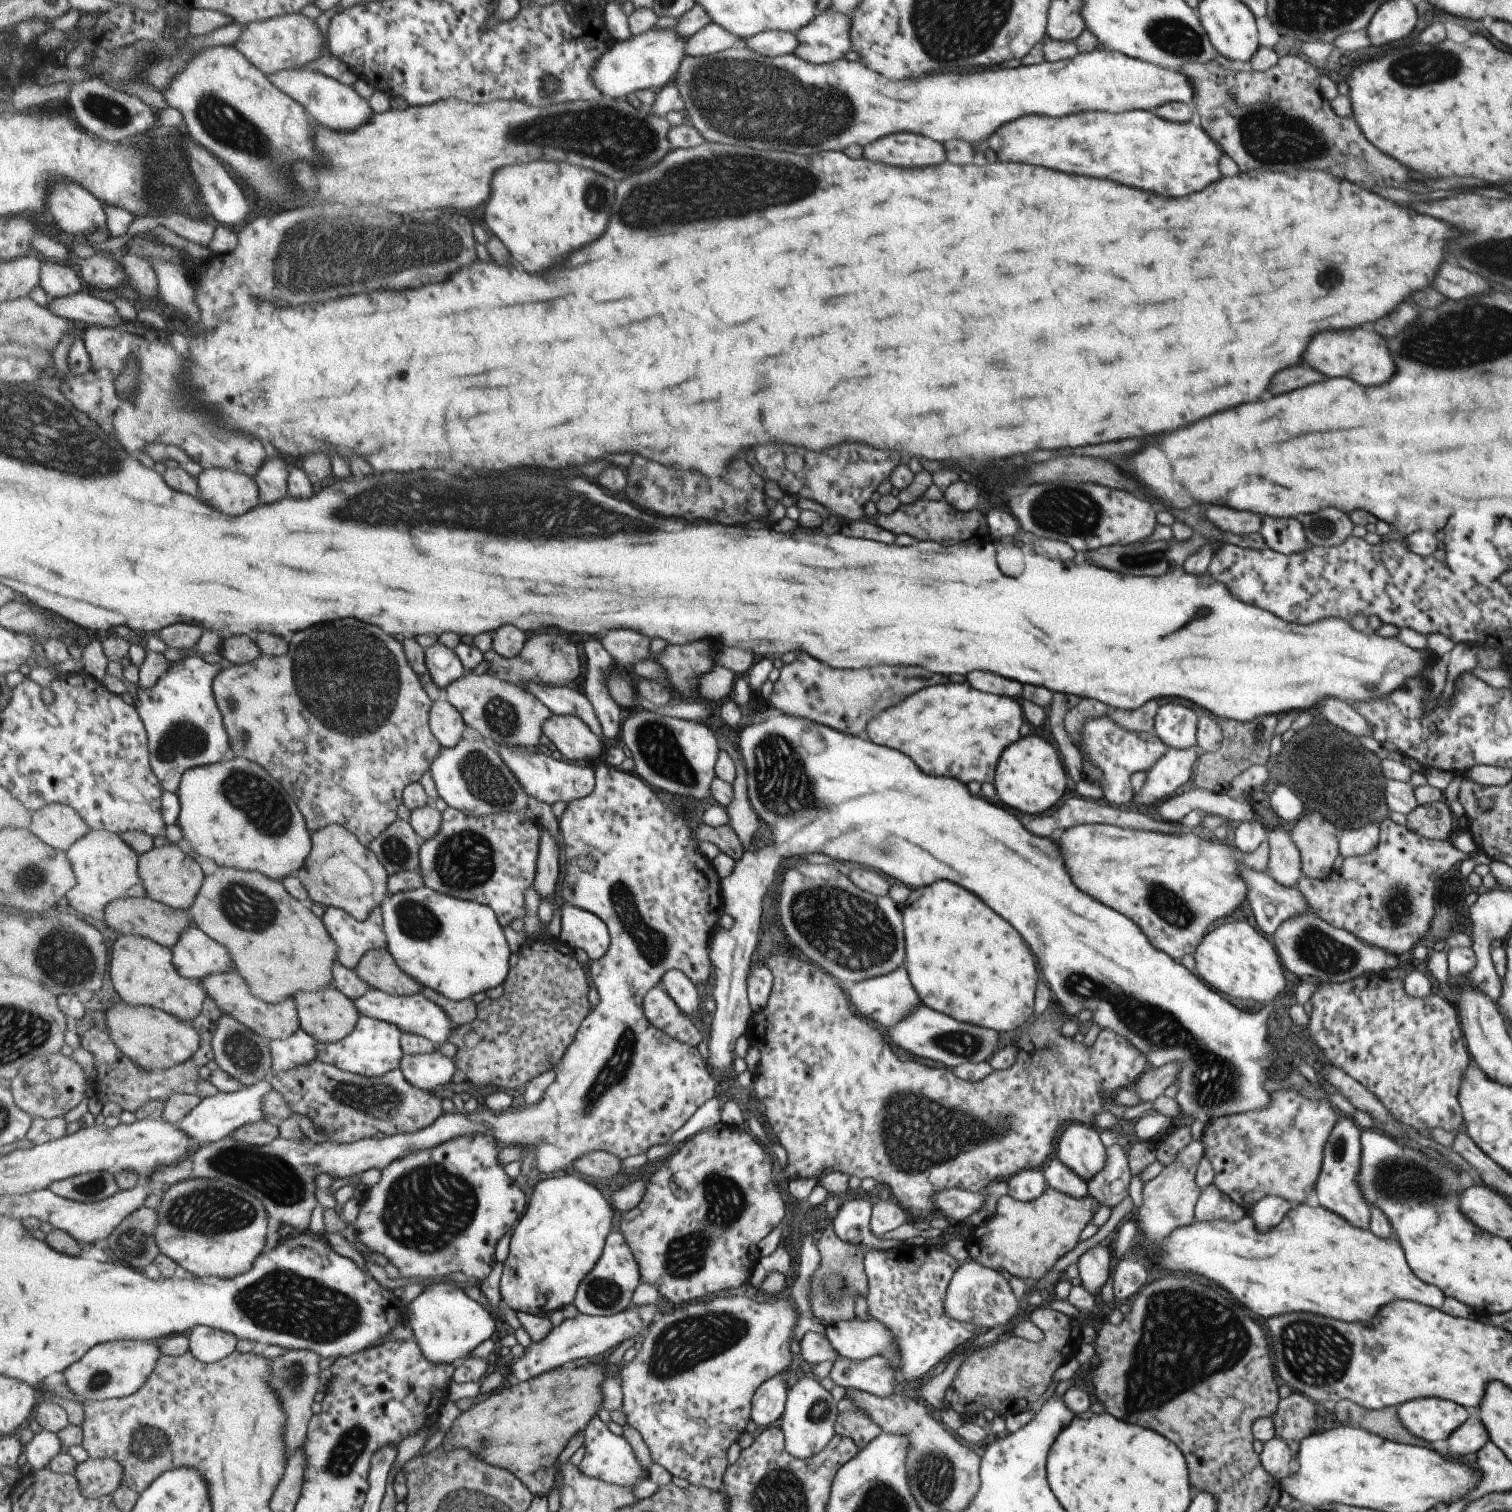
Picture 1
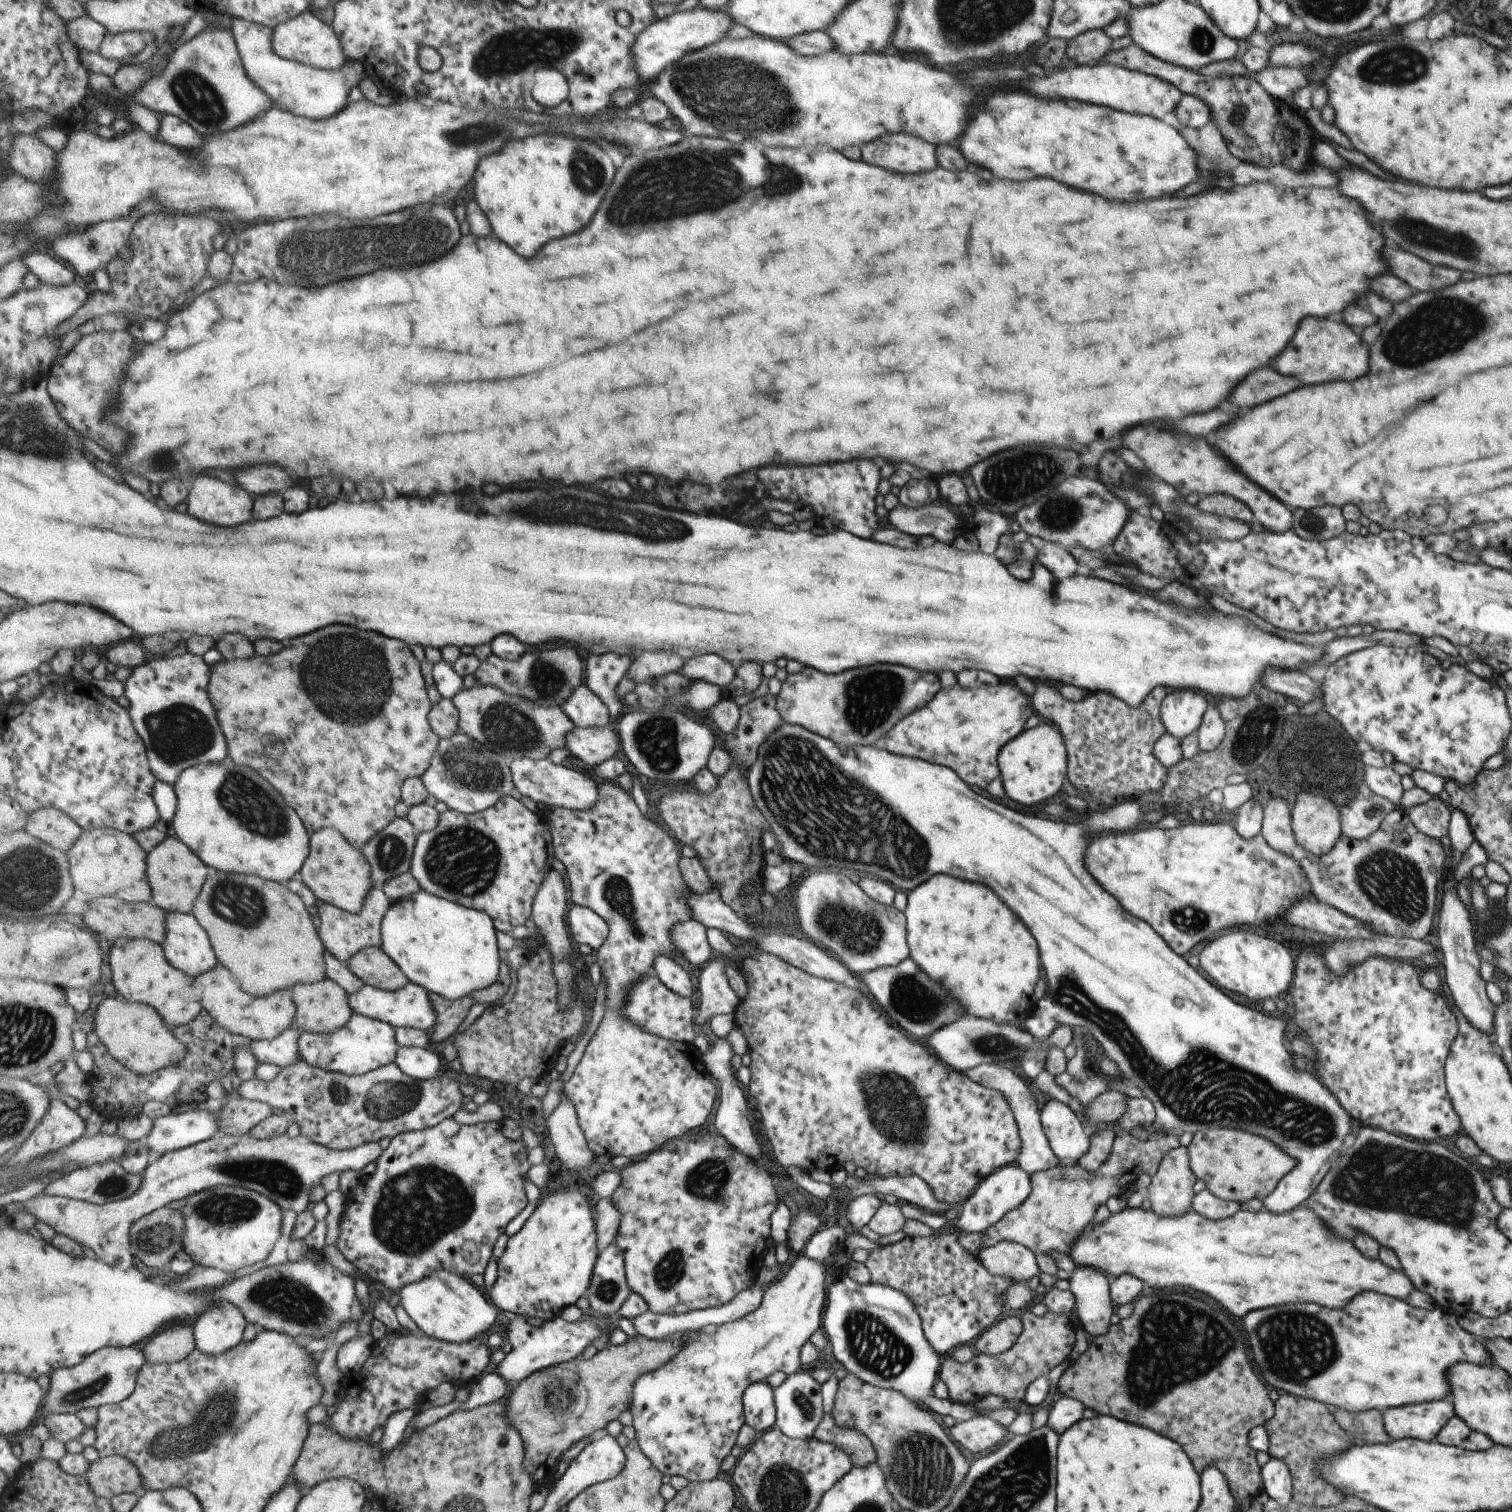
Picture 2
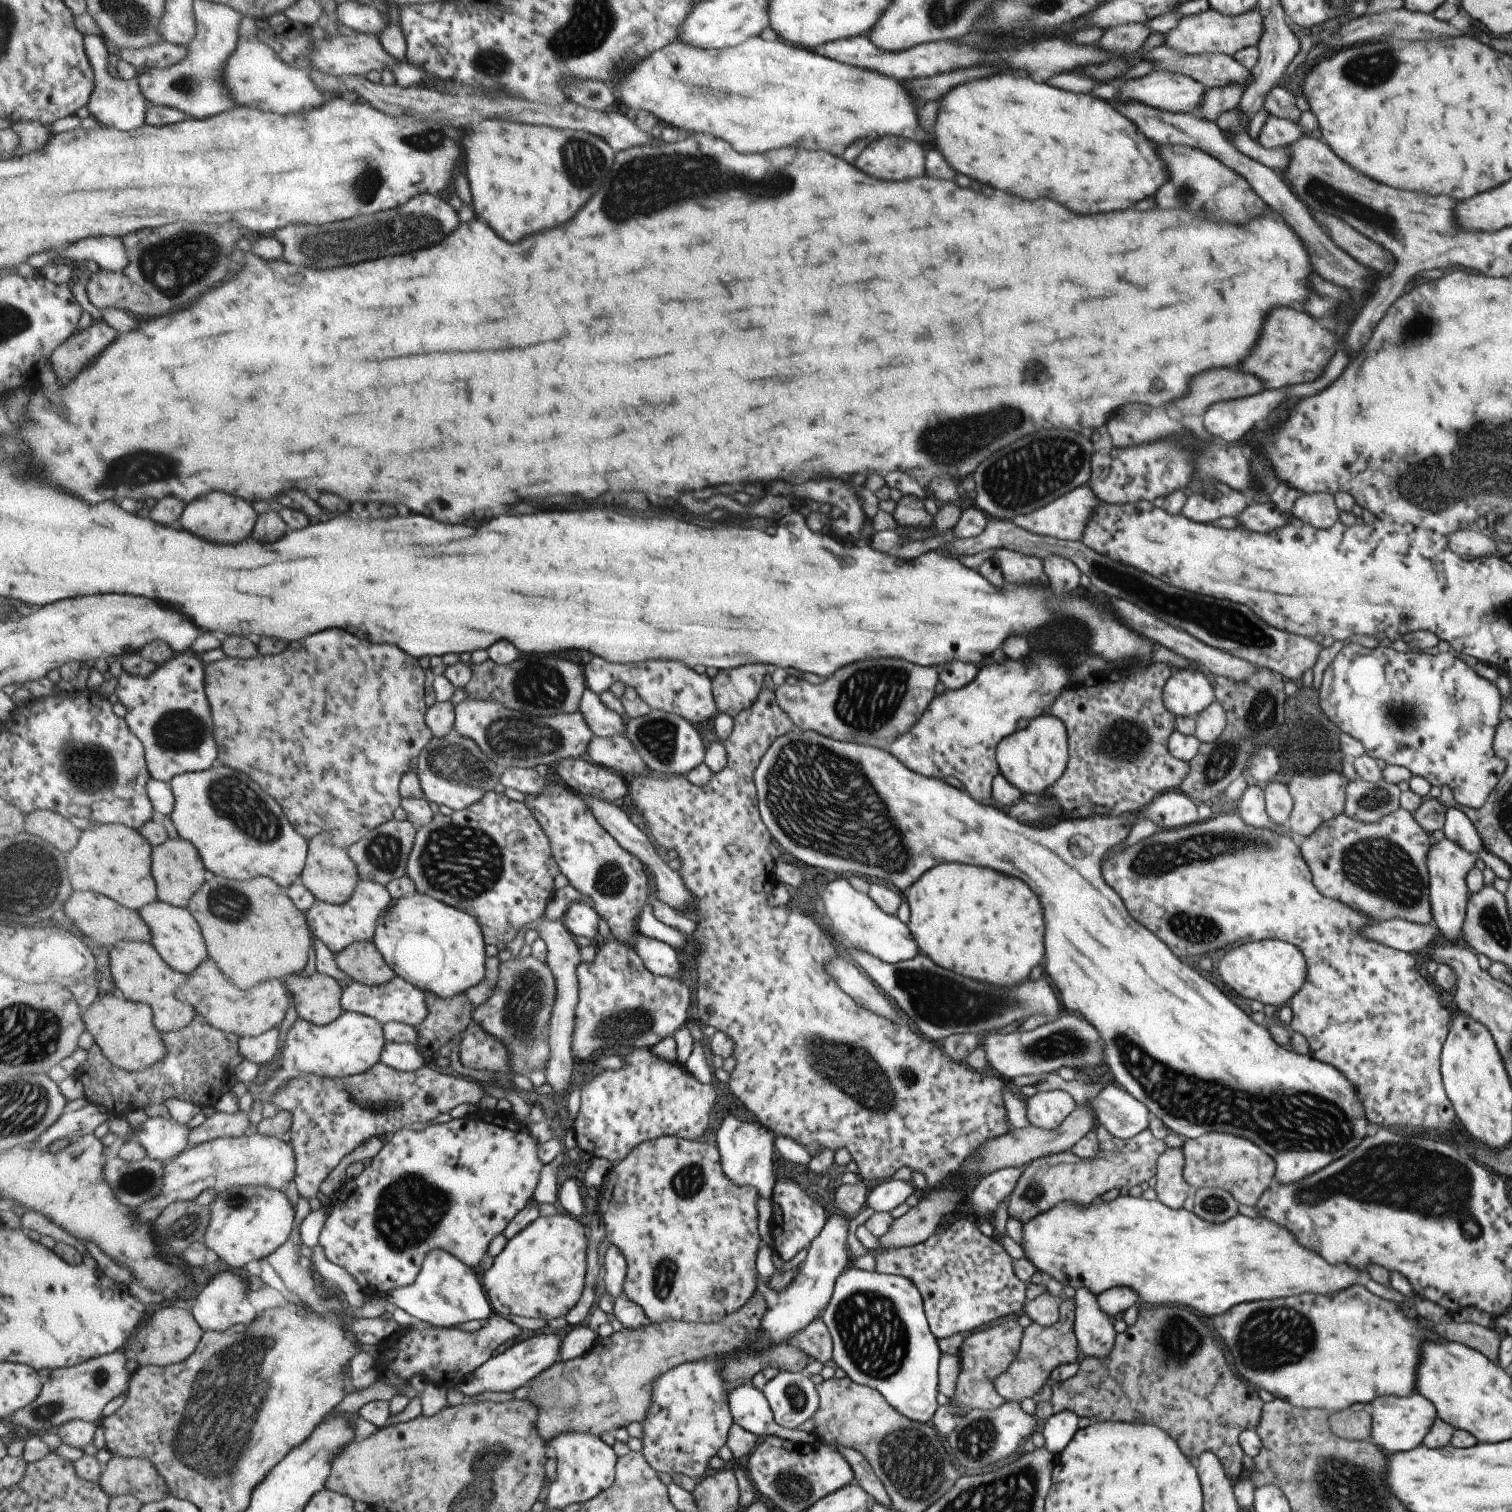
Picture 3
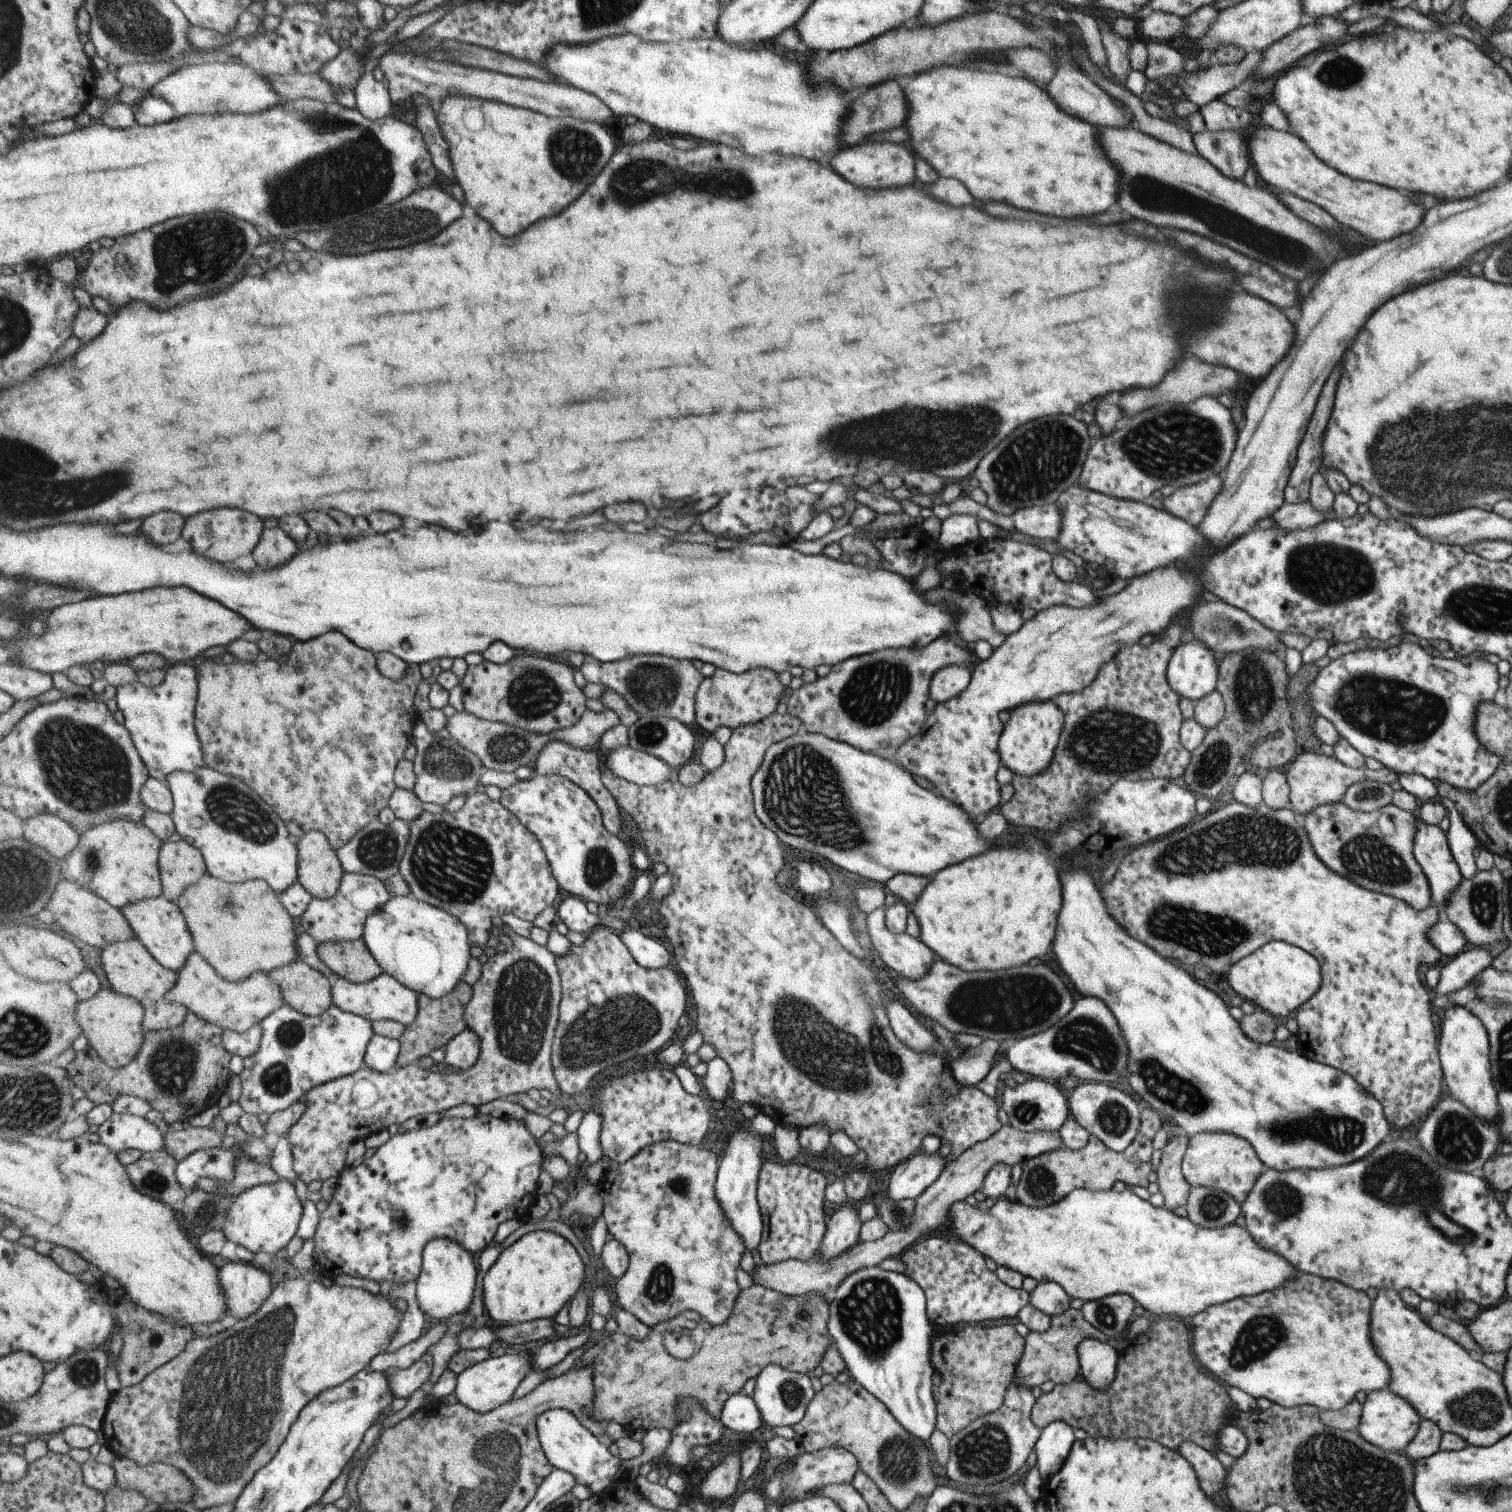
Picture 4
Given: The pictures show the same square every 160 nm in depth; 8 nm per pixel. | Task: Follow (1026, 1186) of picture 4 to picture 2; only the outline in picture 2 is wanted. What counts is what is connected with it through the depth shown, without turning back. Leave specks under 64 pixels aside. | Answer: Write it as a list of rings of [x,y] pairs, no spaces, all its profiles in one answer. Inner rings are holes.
[[[1117,1123],[1110,1124],[1114,1137],[1111,1143],[1109,1156],[1096,1171],[1086,1171],[1077,1164],[1063,1162],[1063,1165],[1055,1165],[1051,1168],[1035,1171],[1030,1174],[1030,1191],[1025,1200],[1013,1210],[1006,1212],[995,1224],[985,1229],[983,1247],[990,1247],[999,1241],[1011,1241],[1028,1248],[1034,1255],[1039,1272],[1055,1276],[1057,1267],[1051,1258],[1045,1254],[1049,1250],[1057,1250],[1066,1254],[1072,1240],[1083,1231],[1093,1220],[1095,1209],[1104,1205],[1107,1198],[1122,1195],[1129,1186],[1132,1186],[1138,1176],[1143,1173],[1152,1177],[1155,1174],[1161,1157],[1168,1151],[1179,1147],[1176,1132],[1161,1132],[1153,1127],[1137,1128],[1133,1130],[1122,1129]]]

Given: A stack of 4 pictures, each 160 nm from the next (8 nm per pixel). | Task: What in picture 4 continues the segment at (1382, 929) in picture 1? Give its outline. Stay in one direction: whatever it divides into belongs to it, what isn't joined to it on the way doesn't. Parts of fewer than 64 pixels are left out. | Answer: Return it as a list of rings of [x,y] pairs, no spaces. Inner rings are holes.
[[[1339,801],[1335,804],[1317,806],[1311,812],[1307,812],[1303,816],[1302,828],[1305,830],[1315,858],[1327,870],[1335,872],[1337,876],[1343,876],[1345,880],[1349,880],[1363,889],[1379,892],[1385,896],[1393,896],[1393,898],[1401,900],[1403,904],[1411,906],[1413,910],[1421,912],[1421,910],[1429,908],[1431,894],[1429,894],[1429,886],[1424,873],[1413,857],[1413,836],[1415,836],[1418,821],[1414,815],[1396,808],[1392,803],[1379,810],[1373,810],[1373,812],[1351,812],[1342,801]]]

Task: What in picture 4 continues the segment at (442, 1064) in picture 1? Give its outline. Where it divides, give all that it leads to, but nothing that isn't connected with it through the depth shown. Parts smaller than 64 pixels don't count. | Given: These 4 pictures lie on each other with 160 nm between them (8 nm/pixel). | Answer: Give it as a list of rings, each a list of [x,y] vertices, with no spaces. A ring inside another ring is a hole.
[[[375,1033],[367,1048],[365,1065],[377,1072],[392,1072],[397,1068],[401,1054],[401,1040]]]

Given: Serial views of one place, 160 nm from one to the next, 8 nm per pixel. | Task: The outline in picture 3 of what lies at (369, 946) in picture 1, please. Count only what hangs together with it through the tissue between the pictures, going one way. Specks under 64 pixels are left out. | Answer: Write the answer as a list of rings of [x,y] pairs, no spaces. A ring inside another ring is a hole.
[[[359,879],[354,895],[343,904],[336,905],[321,899],[306,912],[310,929],[314,936],[321,939],[336,955],[350,944],[374,941],[378,920],[394,902],[390,889],[379,881]]]

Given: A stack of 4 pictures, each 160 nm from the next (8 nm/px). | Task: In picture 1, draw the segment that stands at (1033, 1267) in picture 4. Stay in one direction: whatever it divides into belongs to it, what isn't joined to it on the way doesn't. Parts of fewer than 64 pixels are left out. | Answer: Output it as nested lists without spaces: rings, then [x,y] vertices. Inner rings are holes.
[[[1304,1203],[1292,1207],[1275,1228],[1267,1230],[1267,1234],[1257,1232],[1247,1215],[1235,1222],[1193,1221],[1189,1226],[1175,1228],[1169,1238],[1161,1242],[1159,1250],[1144,1254],[1149,1260],[1155,1256],[1155,1264],[1161,1270],[1175,1273],[1189,1270],[1191,1274],[1205,1276],[1213,1284],[1227,1290],[1243,1308],[1259,1318],[1285,1312],[1315,1312],[1341,1322],[1369,1322],[1373,1316],[1379,1316],[1381,1307],[1395,1300],[1417,1302],[1431,1308],[1439,1308],[1443,1302],[1443,1294],[1435,1286],[1421,1282],[1409,1270],[1397,1238],[1376,1237],[1369,1228],[1355,1228],[1335,1212]]]

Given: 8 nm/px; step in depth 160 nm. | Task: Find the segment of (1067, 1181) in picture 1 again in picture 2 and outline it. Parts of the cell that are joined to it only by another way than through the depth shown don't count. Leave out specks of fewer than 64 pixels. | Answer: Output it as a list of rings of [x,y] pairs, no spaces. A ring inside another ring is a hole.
[[[981,1063],[967,1069],[963,1074],[967,1076],[969,1080],[972,1080],[977,1084],[996,1090],[999,1092],[1000,1096],[1005,1099],[1005,1102],[1015,1119],[1016,1128],[1020,1138],[1020,1147],[1015,1164],[1017,1164],[1024,1173],[1030,1175],[1035,1171],[1042,1171],[1055,1165],[1063,1165],[1063,1162],[1059,1162],[1058,1158],[1051,1152],[1046,1136],[1041,1128],[1038,1110],[1037,1107],[1035,1107],[1037,1106],[1037,1102],[1035,1102],[1035,1097],[1033,1097],[1034,1090],[1025,1085],[1022,1077],[1015,1069],[1005,1064]]]

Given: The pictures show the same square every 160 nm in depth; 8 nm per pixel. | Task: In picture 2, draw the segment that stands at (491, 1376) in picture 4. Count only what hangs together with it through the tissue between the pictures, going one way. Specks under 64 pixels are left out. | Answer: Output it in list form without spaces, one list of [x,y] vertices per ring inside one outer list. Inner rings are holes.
[[[561,1316],[553,1321],[544,1321],[540,1327],[532,1326],[525,1321],[525,1318],[512,1319],[508,1330],[512,1349],[496,1365],[495,1374],[512,1385],[520,1384],[534,1372],[576,1359],[591,1342],[595,1342],[601,1336],[601,1330],[597,1328],[595,1322],[588,1322],[581,1318],[573,1323]]]

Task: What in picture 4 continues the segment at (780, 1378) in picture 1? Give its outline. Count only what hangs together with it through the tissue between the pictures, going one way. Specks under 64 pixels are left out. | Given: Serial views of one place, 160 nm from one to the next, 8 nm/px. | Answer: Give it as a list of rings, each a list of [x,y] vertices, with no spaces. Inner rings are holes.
[[[742,1391],[727,1400],[721,1420],[727,1429],[740,1434],[754,1434],[763,1425],[753,1398]]]

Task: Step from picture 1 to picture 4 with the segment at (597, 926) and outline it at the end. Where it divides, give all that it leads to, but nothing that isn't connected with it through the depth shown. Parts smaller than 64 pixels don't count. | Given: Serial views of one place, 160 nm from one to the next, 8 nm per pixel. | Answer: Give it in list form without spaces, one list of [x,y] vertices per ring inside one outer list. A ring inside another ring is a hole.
[[[569,896],[569,898],[559,901],[556,908],[556,914],[572,932],[580,933],[586,937],[600,925],[599,916],[591,914],[587,910],[586,901],[580,897]]]

